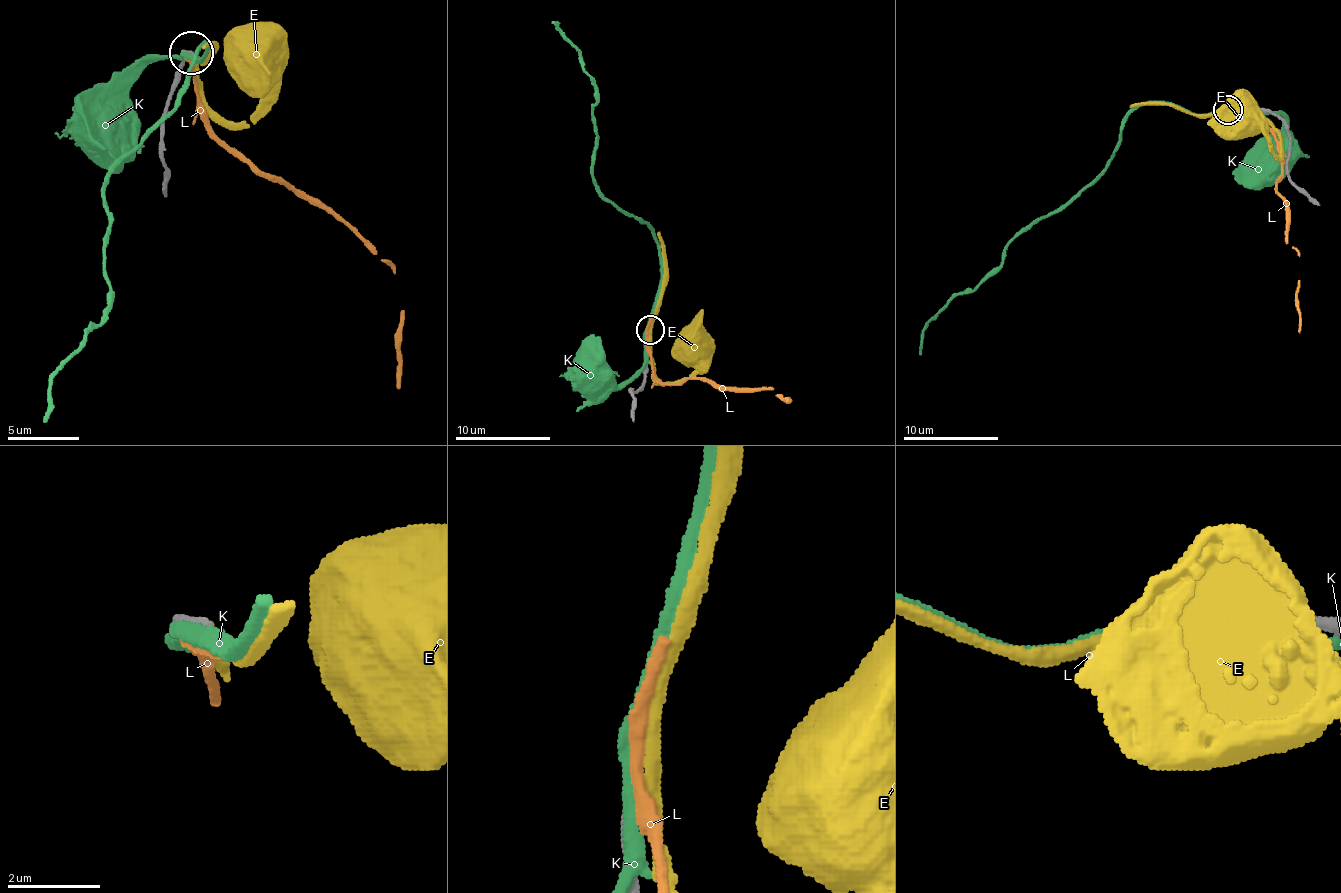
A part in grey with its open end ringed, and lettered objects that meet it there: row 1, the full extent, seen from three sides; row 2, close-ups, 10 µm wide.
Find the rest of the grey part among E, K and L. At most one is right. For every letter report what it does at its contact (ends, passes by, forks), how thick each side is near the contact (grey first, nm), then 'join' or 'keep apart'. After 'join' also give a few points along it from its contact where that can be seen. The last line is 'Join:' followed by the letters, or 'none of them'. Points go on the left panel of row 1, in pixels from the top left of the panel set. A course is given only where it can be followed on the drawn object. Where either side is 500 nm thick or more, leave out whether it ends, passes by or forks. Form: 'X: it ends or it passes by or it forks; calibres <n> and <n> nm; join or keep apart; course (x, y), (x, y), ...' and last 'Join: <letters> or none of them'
E: it passes by; calibres 280 and 280 nm; keep apart
K: it passes by; calibres 320 and 260 nm; keep apart
L: it passes by; calibres 320 and 280 nm; keep apart
Join: none of them

